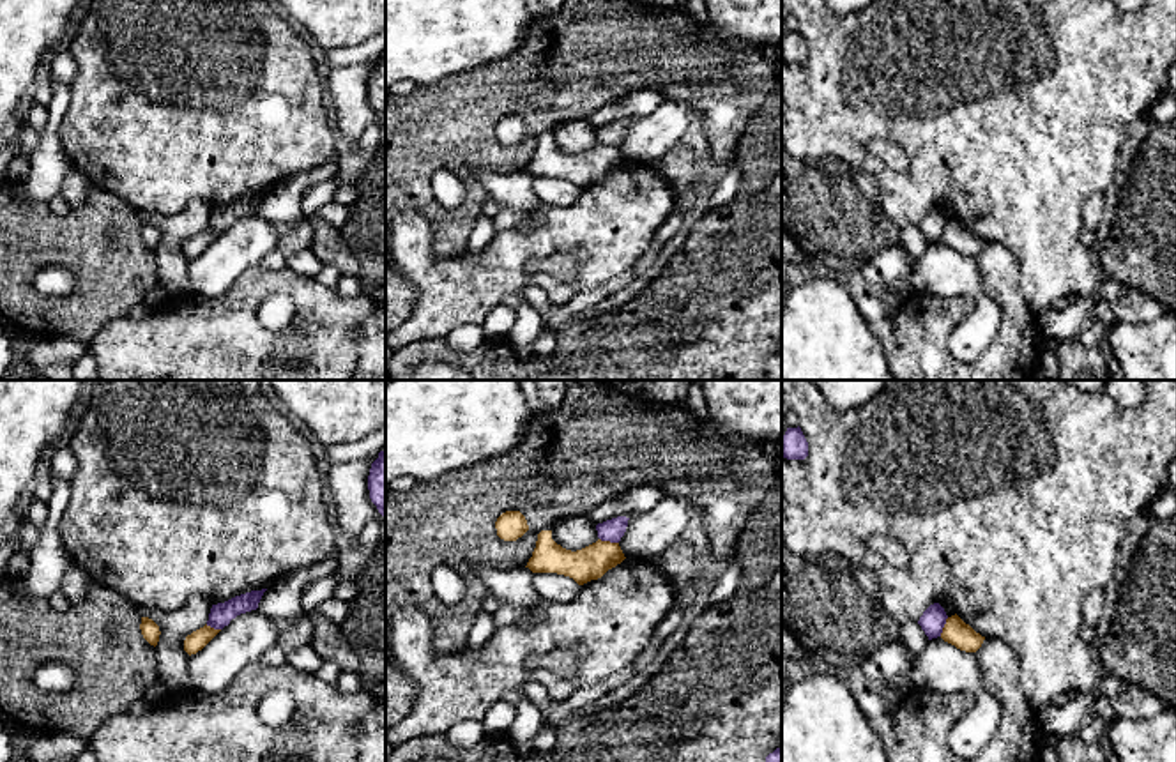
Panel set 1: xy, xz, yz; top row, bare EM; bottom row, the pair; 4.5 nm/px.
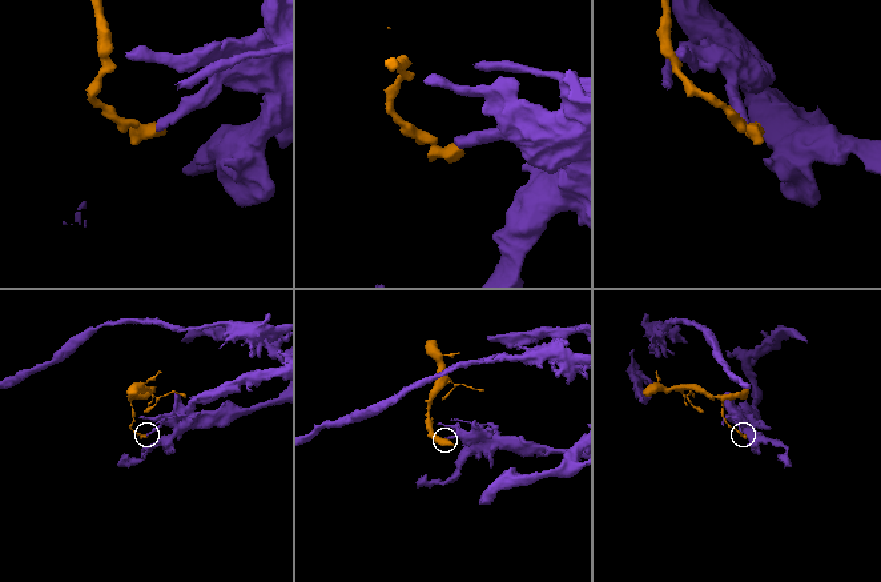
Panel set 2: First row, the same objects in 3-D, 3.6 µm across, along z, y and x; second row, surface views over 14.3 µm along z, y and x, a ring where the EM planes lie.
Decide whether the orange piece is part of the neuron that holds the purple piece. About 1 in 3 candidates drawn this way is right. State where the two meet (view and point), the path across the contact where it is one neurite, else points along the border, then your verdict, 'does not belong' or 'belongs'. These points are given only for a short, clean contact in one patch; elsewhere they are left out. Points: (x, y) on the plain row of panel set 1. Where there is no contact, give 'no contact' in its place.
contact xz (609, 144); border xz (600, 142), (618, 147); does not belong

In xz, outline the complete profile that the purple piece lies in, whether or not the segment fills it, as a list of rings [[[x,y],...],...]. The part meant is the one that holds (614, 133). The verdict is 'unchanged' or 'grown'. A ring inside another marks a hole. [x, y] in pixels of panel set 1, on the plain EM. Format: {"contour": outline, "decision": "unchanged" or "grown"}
{"contour": [[[617,120],[596,129],[601,145],[619,147],[628,131],[626,120]]], "decision": "unchanged"}

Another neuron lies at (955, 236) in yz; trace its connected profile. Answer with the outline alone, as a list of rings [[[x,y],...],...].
[[[957,217],[946,223],[941,242],[966,256],[976,256],[985,244],[985,240],[976,237]]]

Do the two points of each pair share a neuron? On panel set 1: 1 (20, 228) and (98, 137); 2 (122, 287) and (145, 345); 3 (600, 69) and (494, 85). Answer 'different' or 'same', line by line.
1: different
2: different
3: same

